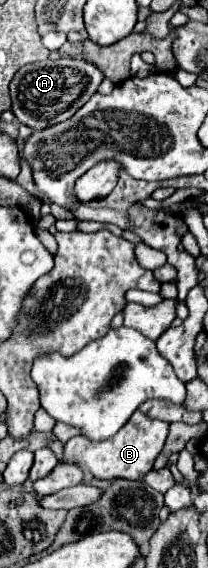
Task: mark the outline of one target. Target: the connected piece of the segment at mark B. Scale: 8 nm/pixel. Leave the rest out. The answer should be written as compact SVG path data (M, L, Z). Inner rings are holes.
M134 411L134 415L126 421L126 427L122 427L114 437L102 441L102 443L90 443L84 435L76 435L68 439L64 445L64 463L76 463L80 467L86 467L96 479L142 479L146 471L152 469L154 459L158 457L164 441L168 435L168 423L158 419L148 419L140 411Z

